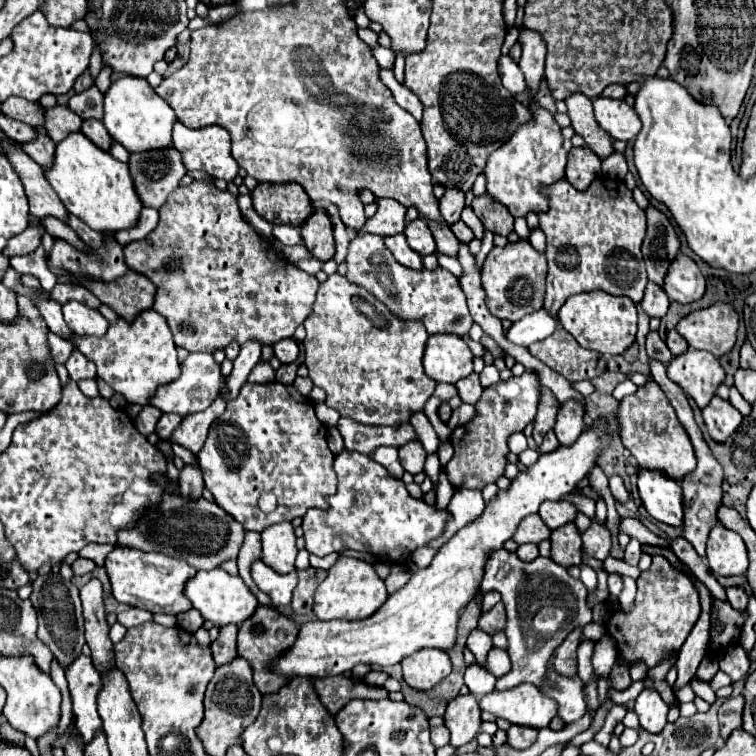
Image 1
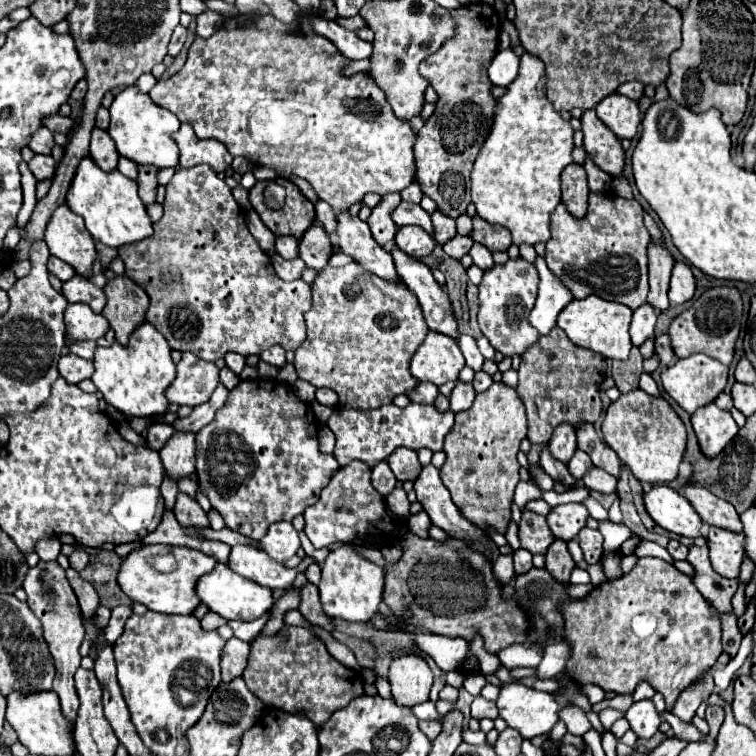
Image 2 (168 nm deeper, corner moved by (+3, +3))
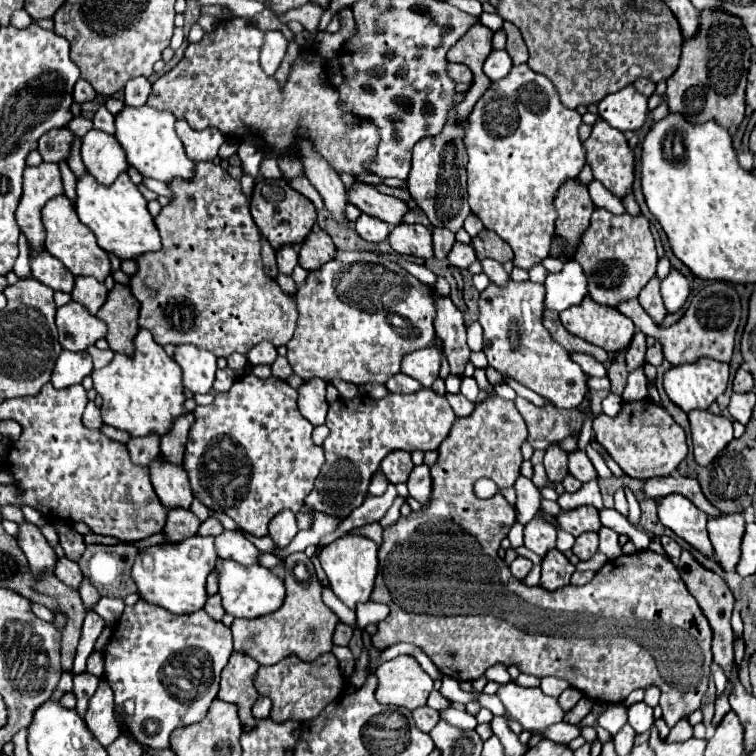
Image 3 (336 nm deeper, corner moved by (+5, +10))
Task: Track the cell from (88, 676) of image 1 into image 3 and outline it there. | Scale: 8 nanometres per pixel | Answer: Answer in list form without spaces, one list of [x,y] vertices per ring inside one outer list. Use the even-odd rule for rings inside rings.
[[[88,672],[74,676],[74,690],[72,690],[72,692],[74,692],[76,700],[78,700],[76,712],[78,712],[80,716],[86,714],[86,704],[88,704],[88,700],[90,700],[90,696],[96,692],[98,682],[100,682],[100,678],[94,676],[94,674],[88,674]]]

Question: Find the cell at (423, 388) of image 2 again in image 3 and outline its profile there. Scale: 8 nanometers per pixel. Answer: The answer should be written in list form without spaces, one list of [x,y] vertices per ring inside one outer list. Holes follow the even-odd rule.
[[[398,372],[396,376],[392,376],[390,380],[384,382],[384,386],[390,390],[390,392],[398,392],[398,394],[410,394],[410,392],[416,392],[416,388],[420,384],[416,384],[414,378],[408,378],[406,374]]]

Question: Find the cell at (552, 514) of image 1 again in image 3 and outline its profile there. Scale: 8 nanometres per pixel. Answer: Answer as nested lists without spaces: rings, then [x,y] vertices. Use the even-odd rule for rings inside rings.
[[[582,506],[576,510],[560,512],[556,516],[562,530],[570,532],[572,536],[580,536],[584,532],[600,532],[602,524],[598,518],[598,510],[594,506]]]

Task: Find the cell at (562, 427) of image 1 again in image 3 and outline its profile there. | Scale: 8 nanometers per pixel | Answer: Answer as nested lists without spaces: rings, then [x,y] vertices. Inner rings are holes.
[[[552,444],[546,450],[544,456],[544,468],[546,468],[546,476],[550,484],[560,484],[564,480],[564,476],[568,474],[568,462],[566,462],[566,452],[558,446]]]

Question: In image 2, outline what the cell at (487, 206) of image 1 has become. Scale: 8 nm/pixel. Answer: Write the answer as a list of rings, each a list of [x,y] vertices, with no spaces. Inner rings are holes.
[[[480,215],[472,217],[474,229],[472,229],[472,239],[478,243],[484,243],[490,251],[506,251],[512,243],[512,235],[506,227],[502,225],[492,225],[480,219]]]

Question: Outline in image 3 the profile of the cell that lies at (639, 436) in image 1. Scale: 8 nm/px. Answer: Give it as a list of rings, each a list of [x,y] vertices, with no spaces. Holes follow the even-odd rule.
[[[648,400],[624,402],[622,412],[616,418],[610,418],[606,414],[596,416],[594,432],[596,432],[596,440],[616,460],[622,472],[638,480],[672,474],[688,454],[684,430],[672,420],[672,416],[662,406],[656,406]]]

